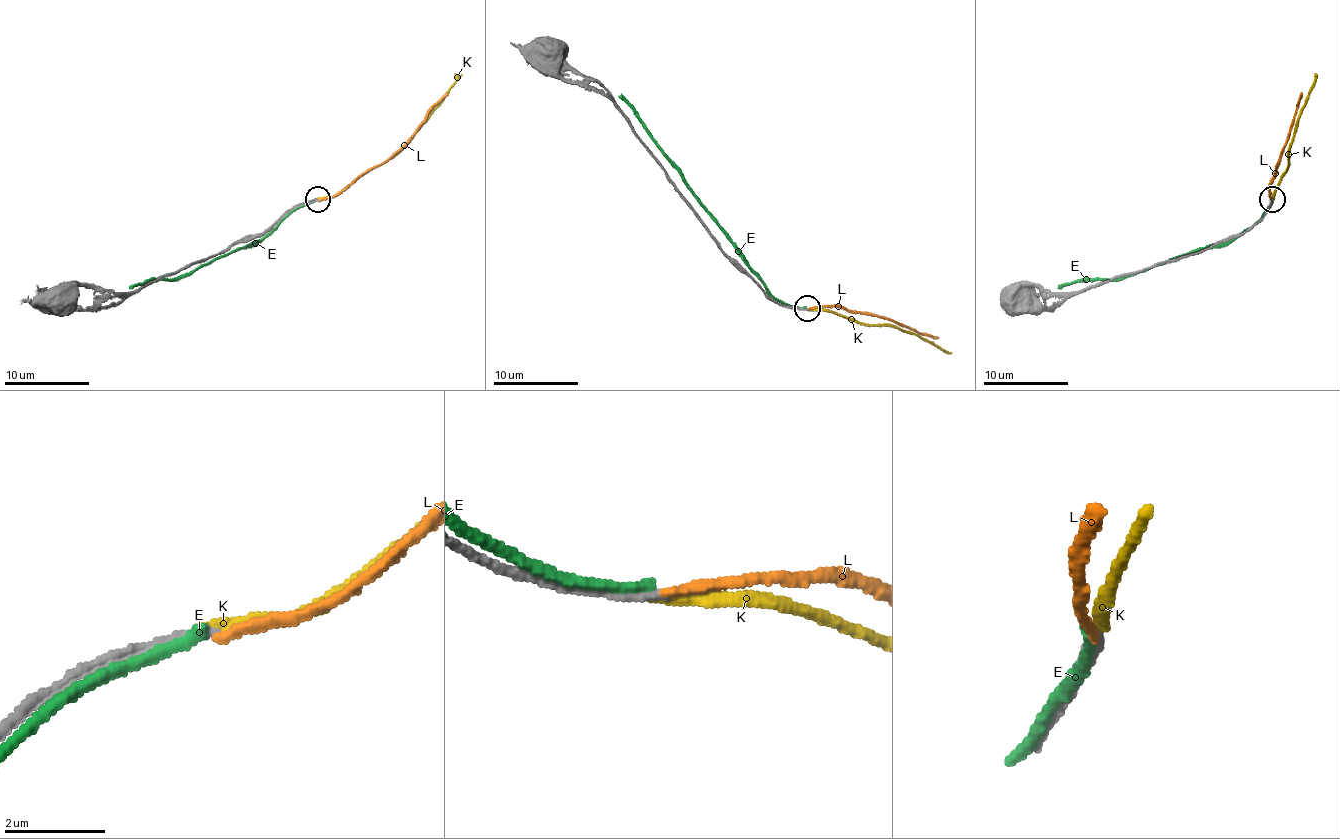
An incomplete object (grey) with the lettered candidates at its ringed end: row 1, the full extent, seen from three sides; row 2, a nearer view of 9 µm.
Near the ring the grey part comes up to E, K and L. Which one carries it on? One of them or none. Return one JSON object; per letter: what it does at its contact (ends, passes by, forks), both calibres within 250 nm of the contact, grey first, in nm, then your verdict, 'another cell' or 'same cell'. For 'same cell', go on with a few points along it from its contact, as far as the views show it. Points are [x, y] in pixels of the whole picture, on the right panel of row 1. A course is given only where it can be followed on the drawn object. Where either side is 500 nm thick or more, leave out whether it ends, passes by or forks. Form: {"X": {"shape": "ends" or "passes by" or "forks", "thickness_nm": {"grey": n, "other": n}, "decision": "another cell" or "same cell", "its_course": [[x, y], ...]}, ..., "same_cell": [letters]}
{"E": {"shape": "passes by", "thickness_nm": {"grey": 190, "other": 200}, "decision": "another cell"}, "K": {"shape": "ends", "thickness_nm": {"grey": 200, "other": 220}, "decision": "another cell"}, "L": {"shape": "ends", "thickness_nm": {"grey": 200, "other": 200}, "decision": "another cell"}, "same_cell": []}

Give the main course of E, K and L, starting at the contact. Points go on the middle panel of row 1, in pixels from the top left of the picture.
E: (796, 307), (783, 305), (751, 266), (620, 93)
K: (806, 309), (828, 311), (864, 324), (896, 326), (952, 354)
L: (806, 309), (832, 307), (870, 313), (939, 337)

